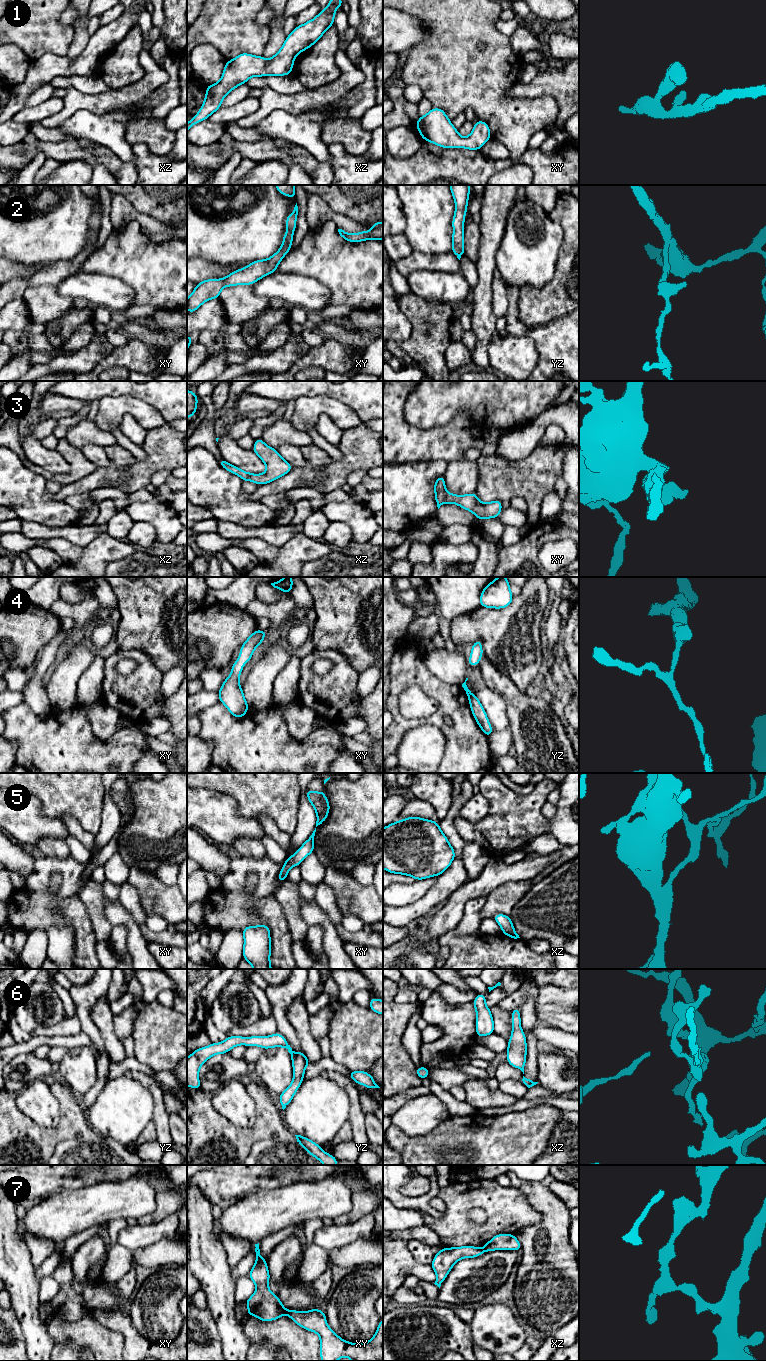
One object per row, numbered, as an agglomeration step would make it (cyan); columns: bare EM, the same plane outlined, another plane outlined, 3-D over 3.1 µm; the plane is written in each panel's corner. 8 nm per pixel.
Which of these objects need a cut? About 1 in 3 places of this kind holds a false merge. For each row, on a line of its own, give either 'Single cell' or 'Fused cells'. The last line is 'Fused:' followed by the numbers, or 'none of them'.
1: Single cell
2: Single cell
3: Single cell
4: Single cell
5: Single cell
6: Single cell
7: Fused cells
Fused: 7

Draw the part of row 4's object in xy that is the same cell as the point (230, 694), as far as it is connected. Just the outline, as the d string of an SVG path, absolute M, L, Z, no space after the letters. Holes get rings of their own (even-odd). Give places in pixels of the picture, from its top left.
M256 630L248 637L240 647L239 659L234 661L230 676L224 680L218 695L229 712L236 718L242 718L249 706L245 700L242 687L239 685L239 677L244 664L251 660L254 650L263 642L267 631Z

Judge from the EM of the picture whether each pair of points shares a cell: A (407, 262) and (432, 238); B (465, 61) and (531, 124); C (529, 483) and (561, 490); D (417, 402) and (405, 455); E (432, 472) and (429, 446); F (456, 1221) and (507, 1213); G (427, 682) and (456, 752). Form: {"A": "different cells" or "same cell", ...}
{"A": "different cells", "B": "same cell", "C": "different cells", "D": "different cells", "E": "different cells", "F": "same cell", "G": "same cell"}

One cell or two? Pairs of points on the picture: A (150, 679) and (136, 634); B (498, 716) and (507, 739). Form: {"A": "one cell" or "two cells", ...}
{"A": "two cells", "B": "two cells"}

